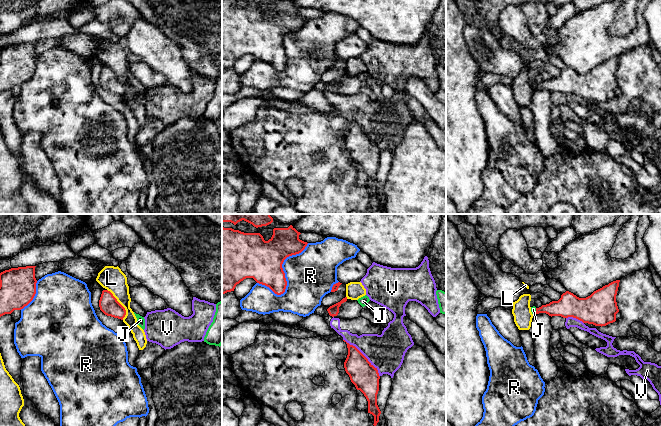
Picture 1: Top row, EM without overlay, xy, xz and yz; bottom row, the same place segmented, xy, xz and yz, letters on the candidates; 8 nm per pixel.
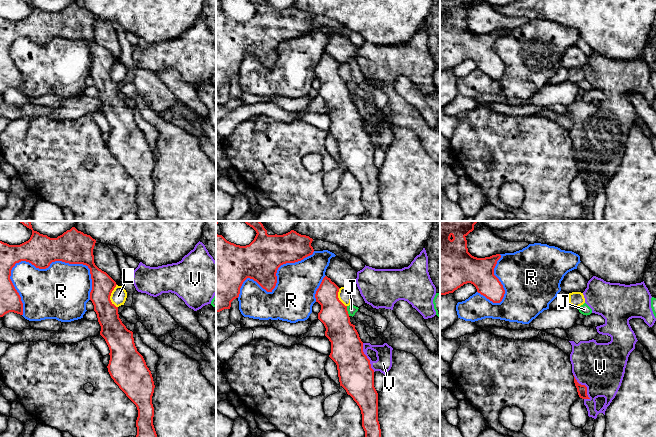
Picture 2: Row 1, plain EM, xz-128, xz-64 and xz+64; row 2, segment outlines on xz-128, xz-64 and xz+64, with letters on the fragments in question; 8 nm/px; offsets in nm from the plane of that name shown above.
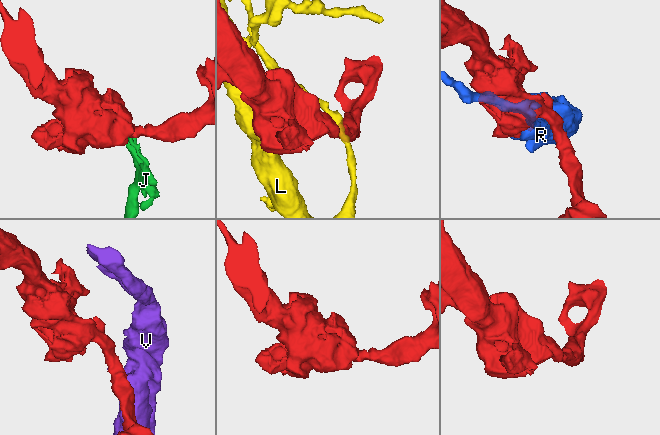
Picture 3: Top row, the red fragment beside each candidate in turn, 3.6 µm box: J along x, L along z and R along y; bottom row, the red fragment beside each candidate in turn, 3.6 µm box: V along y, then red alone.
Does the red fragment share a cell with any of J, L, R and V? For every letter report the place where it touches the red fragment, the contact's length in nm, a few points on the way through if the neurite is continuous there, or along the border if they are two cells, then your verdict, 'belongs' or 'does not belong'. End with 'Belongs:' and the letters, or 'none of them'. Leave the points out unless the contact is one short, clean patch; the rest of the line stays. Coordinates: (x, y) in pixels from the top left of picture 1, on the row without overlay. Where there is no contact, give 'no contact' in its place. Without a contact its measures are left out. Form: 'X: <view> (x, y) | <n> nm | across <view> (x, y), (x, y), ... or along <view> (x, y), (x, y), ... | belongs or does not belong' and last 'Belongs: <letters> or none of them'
J: yz (536, 87) | 50 nm | along yz (535, 84), (536, 89) | does not belong
L: xy (120, 80) | 280 nm | does not belong
R: xz (284, 53) | 550 nm | does not belong
V: xz (364, 132) | 420 nm | does not belong
Belongs: none of them

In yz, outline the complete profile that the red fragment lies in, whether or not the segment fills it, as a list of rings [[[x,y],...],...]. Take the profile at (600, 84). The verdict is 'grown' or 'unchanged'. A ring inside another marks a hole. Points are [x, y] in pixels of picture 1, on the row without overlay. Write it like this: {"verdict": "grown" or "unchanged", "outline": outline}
{"verdict": "unchanged", "outline": [[[620,56],[594,67],[586,74],[579,74],[566,67],[558,77],[536,84],[536,90],[546,89],[549,92],[573,93],[583,99],[595,102],[606,102],[616,97],[619,88],[616,71]]]}

